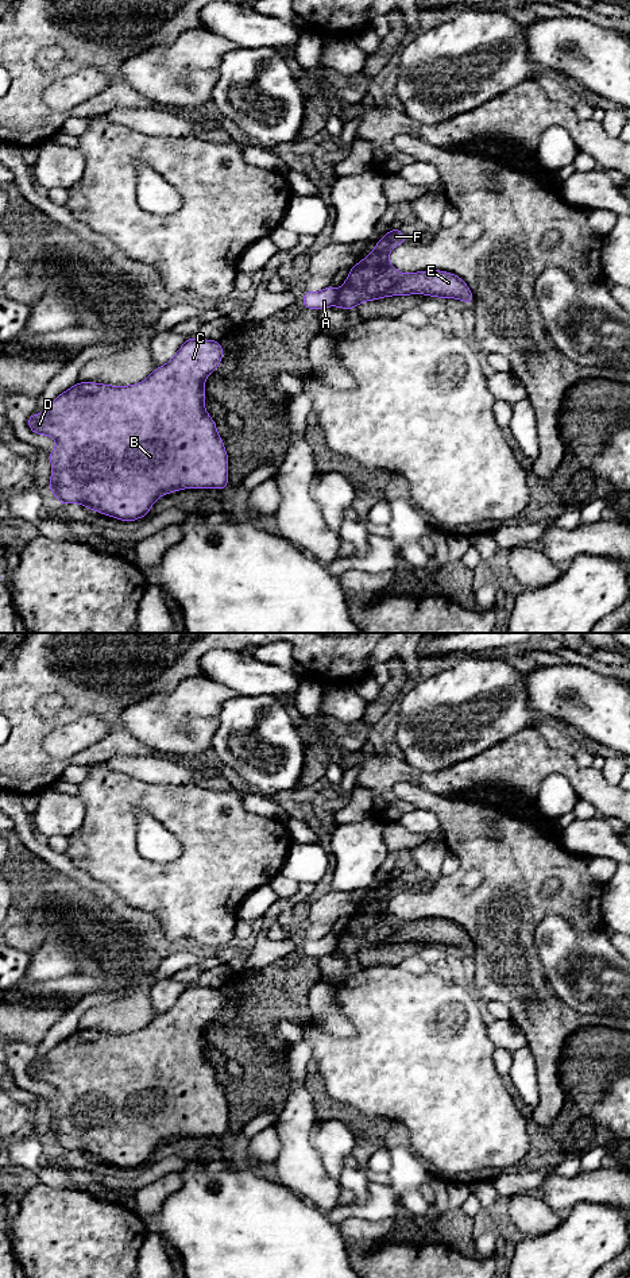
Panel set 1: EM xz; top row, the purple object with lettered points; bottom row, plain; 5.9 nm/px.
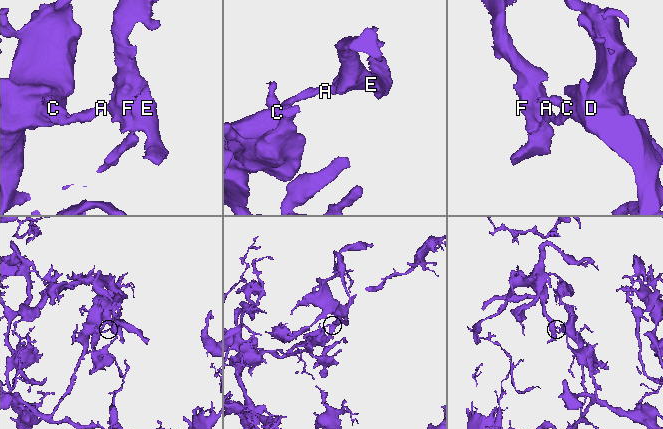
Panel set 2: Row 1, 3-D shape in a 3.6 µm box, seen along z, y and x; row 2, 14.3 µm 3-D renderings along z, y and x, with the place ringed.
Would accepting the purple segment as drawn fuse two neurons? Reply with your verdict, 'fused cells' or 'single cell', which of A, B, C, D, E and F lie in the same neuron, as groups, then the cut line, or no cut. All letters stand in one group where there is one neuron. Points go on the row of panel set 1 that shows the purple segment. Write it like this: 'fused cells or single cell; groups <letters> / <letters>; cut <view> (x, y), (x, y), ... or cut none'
fused cells; groups A B C D / E F; cut xz (339, 290), (335, 305)

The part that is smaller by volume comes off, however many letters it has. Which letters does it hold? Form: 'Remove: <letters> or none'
Remove: E, F

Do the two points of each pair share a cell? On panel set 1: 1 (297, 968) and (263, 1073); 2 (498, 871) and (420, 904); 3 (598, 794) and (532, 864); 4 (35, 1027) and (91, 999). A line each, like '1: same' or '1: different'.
1: same
2: same
3: different
4: different

